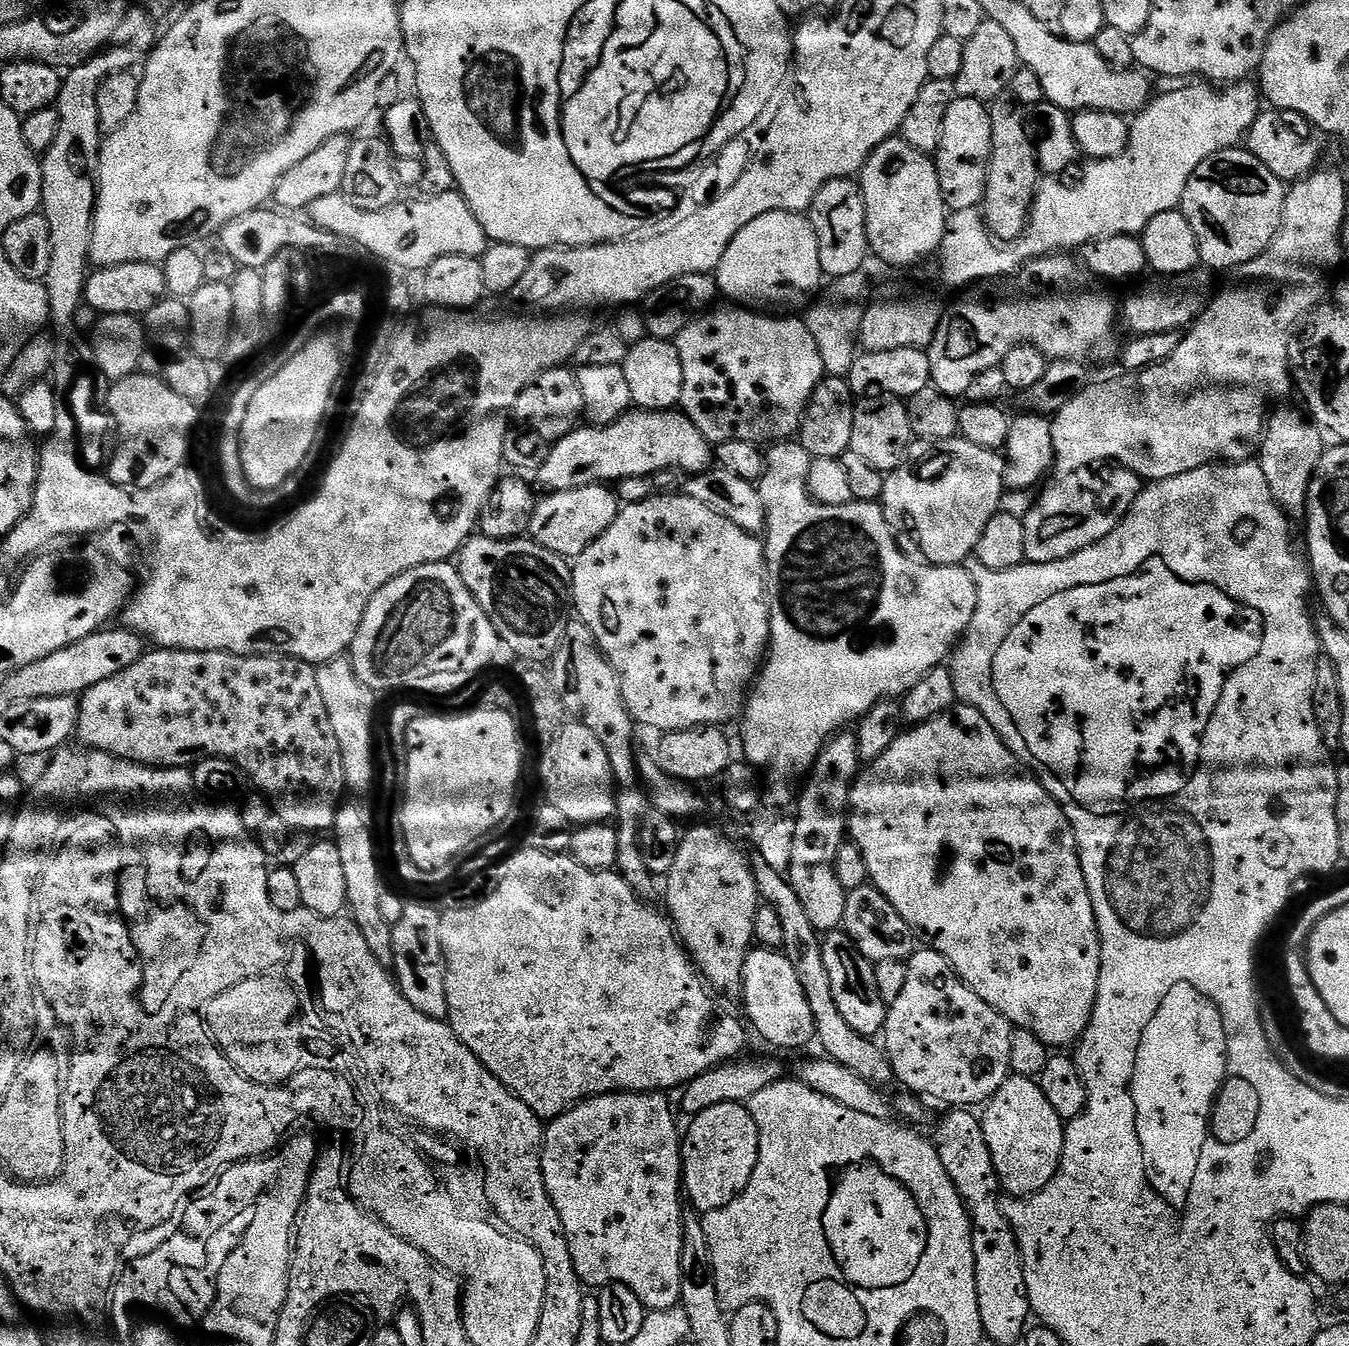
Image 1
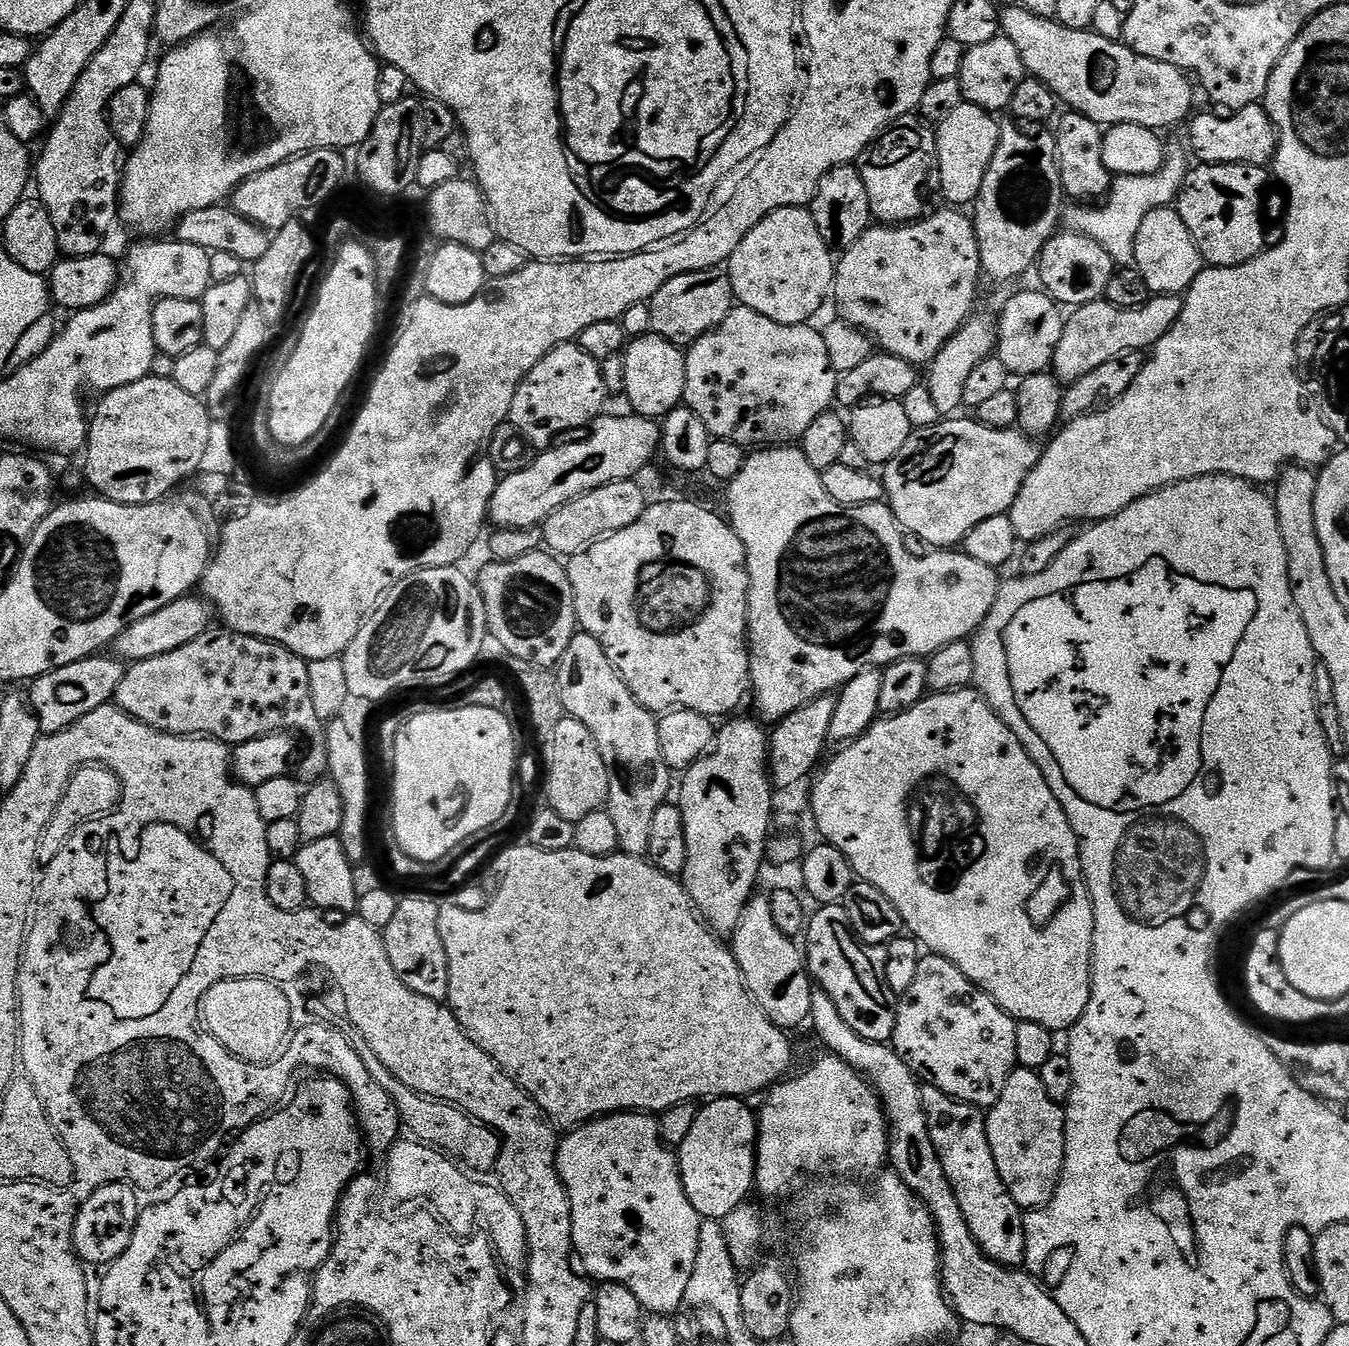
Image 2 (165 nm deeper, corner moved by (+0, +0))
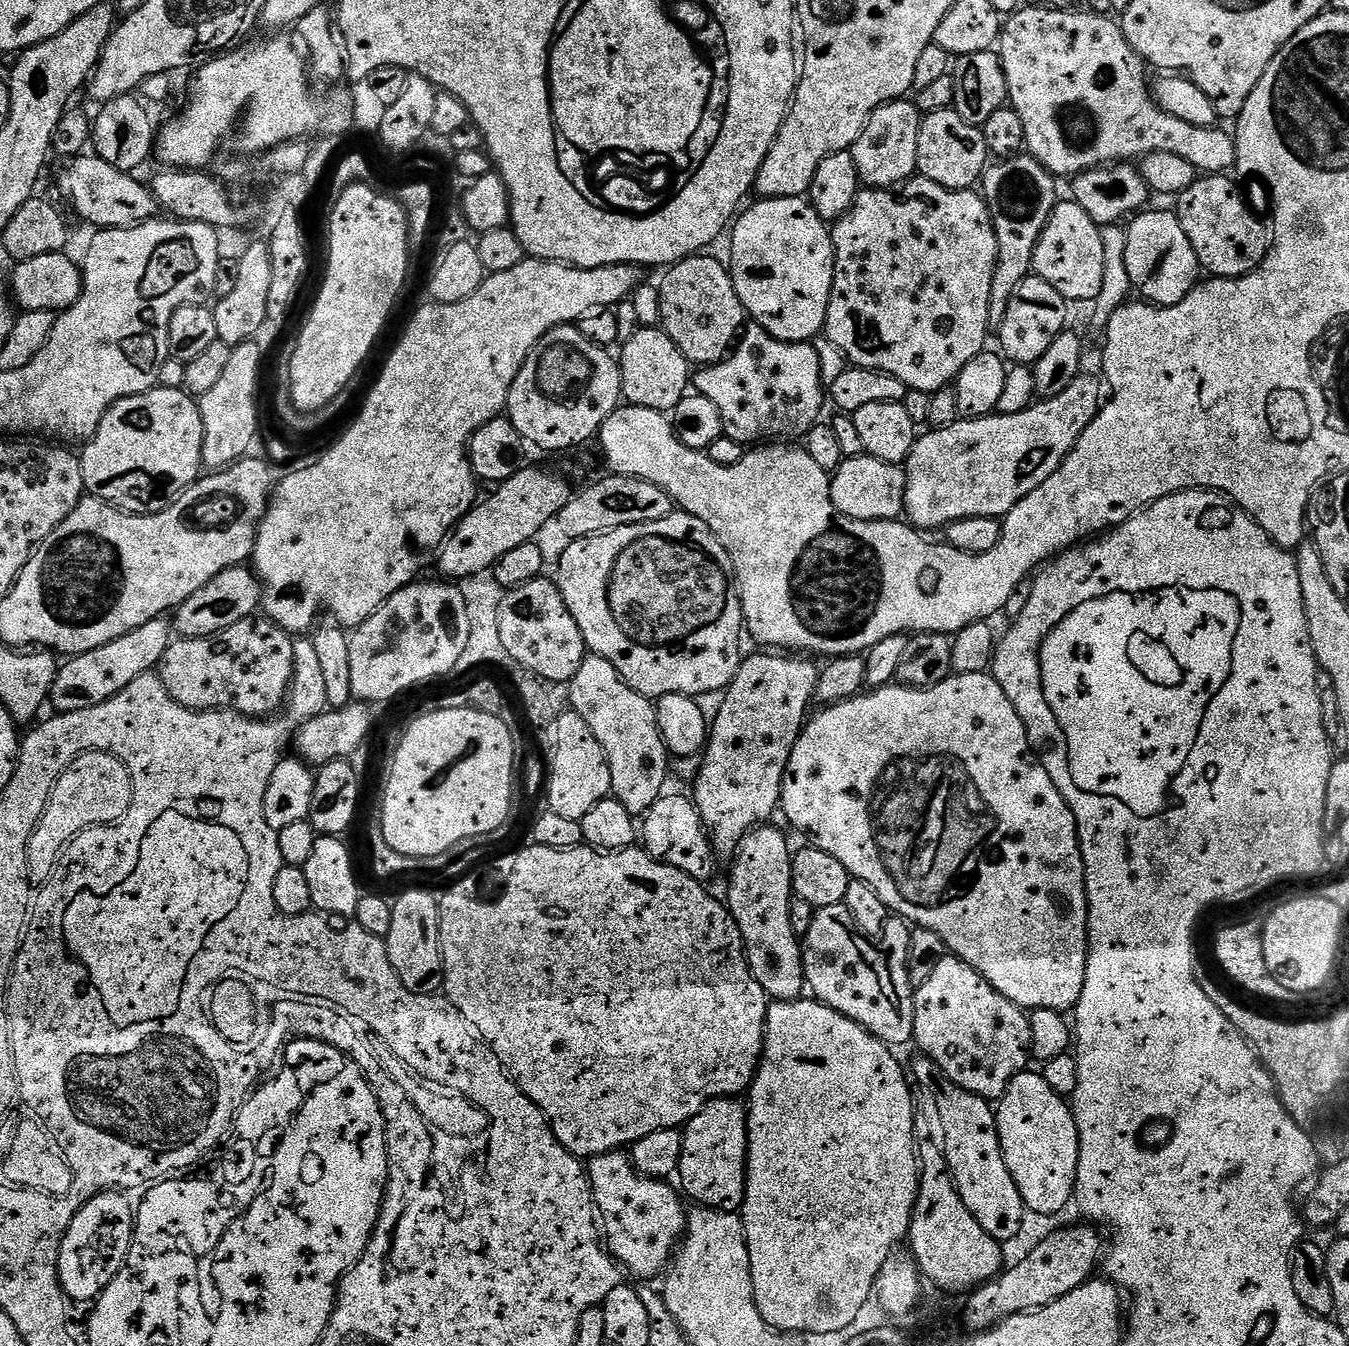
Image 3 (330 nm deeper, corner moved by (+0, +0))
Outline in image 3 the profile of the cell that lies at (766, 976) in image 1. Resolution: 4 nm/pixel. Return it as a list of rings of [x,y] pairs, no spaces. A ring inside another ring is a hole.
[[[761,826],[747,832],[739,848],[734,853],[736,865],[732,868],[732,881],[728,884],[726,907],[731,912],[734,922],[744,939],[744,951],[748,958],[748,969],[752,977],[762,986],[762,990],[773,1001],[799,1000],[805,991],[804,954],[802,940],[794,934],[790,926],[790,906],[794,899],[792,890],[793,849],[788,849],[788,840],[776,828]]]

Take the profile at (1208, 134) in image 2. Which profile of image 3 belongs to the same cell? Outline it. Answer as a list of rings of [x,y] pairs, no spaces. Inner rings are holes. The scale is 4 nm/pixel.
[[[1027,6],[1021,7],[1019,10],[1011,13],[1003,21],[1002,31],[1000,34],[1000,39],[998,41],[998,55],[1000,57],[1000,61],[1002,62],[1002,70],[1006,74],[1006,86],[1008,87],[1008,98],[1010,101],[1010,106],[1014,111],[1018,114],[1018,118],[1022,118],[1022,130],[1024,131],[1024,142],[1026,145],[1027,155],[1032,156],[1043,166],[1046,171],[1051,172],[1052,175],[1056,178],[1061,178],[1061,176],[1068,176],[1067,178],[1075,178],[1083,174],[1083,172],[1089,172],[1092,168],[1102,168],[1105,166],[1116,166],[1121,162],[1136,162],[1141,158],[1146,156],[1153,156],[1156,152],[1161,152],[1162,154],[1178,154],[1178,158],[1186,158],[1186,162],[1190,162],[1197,170],[1204,174],[1224,174],[1229,170],[1235,169],[1236,167],[1236,141],[1233,139],[1231,135],[1228,136],[1224,132],[1216,132],[1217,129],[1215,127],[1211,128],[1195,128],[1194,126],[1190,126],[1190,122],[1182,122],[1182,118],[1178,118],[1174,114],[1170,114],[1166,110],[1162,110],[1160,105],[1156,103],[1156,97],[1154,95],[1153,89],[1150,87],[1150,80],[1148,84],[1148,76],[1144,73],[1144,68],[1146,69],[1145,61],[1141,60],[1138,53],[1131,48],[1126,42],[1126,38],[1124,37],[1124,32],[1121,30],[1119,23],[1115,19],[1109,18],[1107,15],[1093,12],[1091,10],[1083,10],[1084,12],[1063,12],[1060,8],[1027,8]]]

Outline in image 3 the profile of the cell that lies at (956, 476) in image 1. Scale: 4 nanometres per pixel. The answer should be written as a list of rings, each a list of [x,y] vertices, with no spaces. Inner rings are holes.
[[[1081,374],[1074,378],[1074,382],[1070,382],[1070,386],[1066,386],[1066,390],[1062,390],[1062,394],[1049,400],[1033,402],[1018,414],[993,414],[983,416],[981,420],[957,419],[955,424],[947,424],[945,428],[932,428],[925,436],[923,433],[910,450],[904,468],[904,511],[907,519],[920,530],[944,530],[949,524],[962,518],[1007,516],[1013,506],[1026,498],[1026,494],[1038,490],[1038,486],[1042,486],[1042,482],[1046,482],[1046,478],[1050,478],[1050,474],[1054,474],[1062,466],[1086,426],[1090,426],[1090,422],[1094,422],[1094,418],[1100,413],[1101,381],[1097,380],[1088,374]]]

